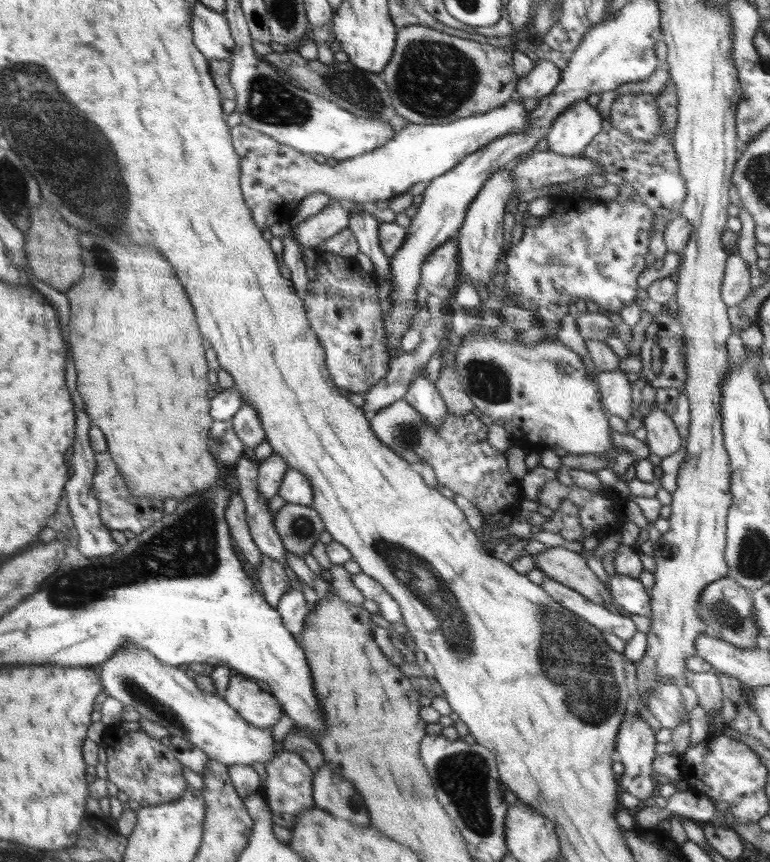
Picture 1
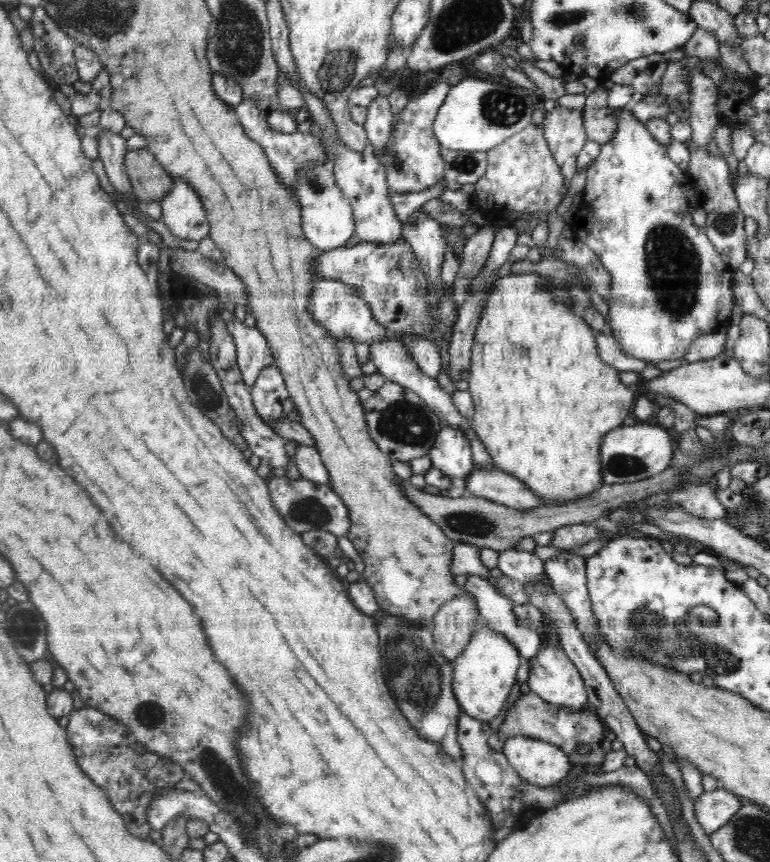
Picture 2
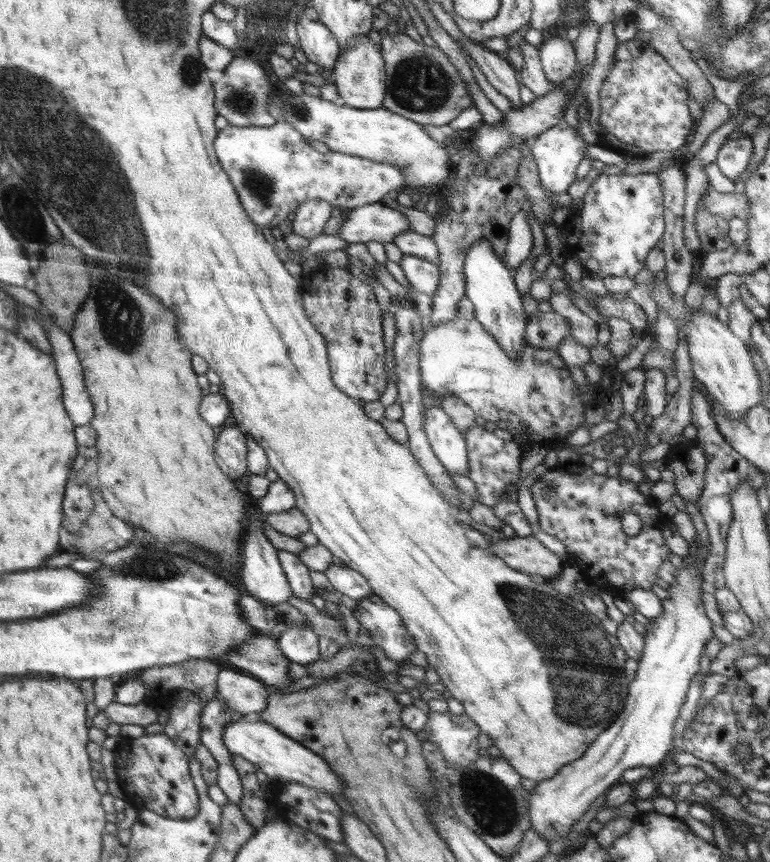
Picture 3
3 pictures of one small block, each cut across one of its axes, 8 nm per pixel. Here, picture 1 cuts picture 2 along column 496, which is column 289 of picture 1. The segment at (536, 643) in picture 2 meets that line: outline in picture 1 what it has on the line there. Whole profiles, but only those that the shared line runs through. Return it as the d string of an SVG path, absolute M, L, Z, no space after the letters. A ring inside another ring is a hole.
M292 588L287 590L279 598L275 609L280 613L286 630L292 634L298 645L301 645L304 621L310 611L303 592Z

